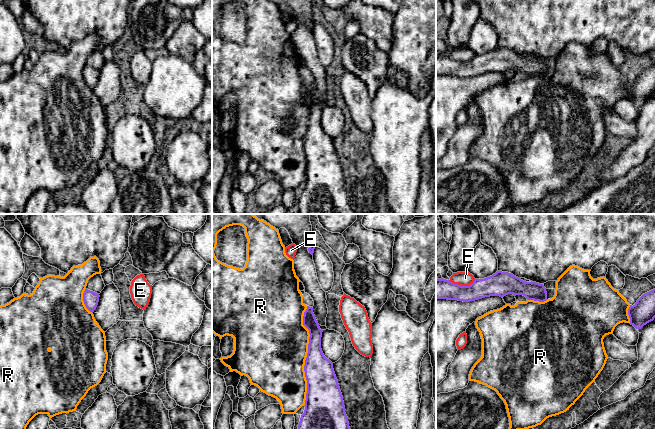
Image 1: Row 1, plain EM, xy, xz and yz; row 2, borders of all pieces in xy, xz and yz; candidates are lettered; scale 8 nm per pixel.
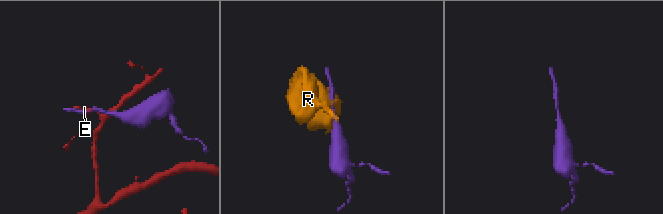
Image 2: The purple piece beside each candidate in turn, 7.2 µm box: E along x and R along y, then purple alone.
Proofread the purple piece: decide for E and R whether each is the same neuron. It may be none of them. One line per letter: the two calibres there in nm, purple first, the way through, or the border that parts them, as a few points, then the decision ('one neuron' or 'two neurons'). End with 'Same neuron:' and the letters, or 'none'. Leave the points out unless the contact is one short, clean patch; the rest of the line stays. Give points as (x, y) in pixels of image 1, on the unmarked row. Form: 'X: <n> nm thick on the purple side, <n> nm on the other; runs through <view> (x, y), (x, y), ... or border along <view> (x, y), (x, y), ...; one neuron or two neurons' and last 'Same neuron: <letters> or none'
E: 160 nm thick on the purple side, 110 nm on the other; two neurons
R: 240 nm thick on the purple side, 480 nm on the other; two neurons
Same neuron: none

